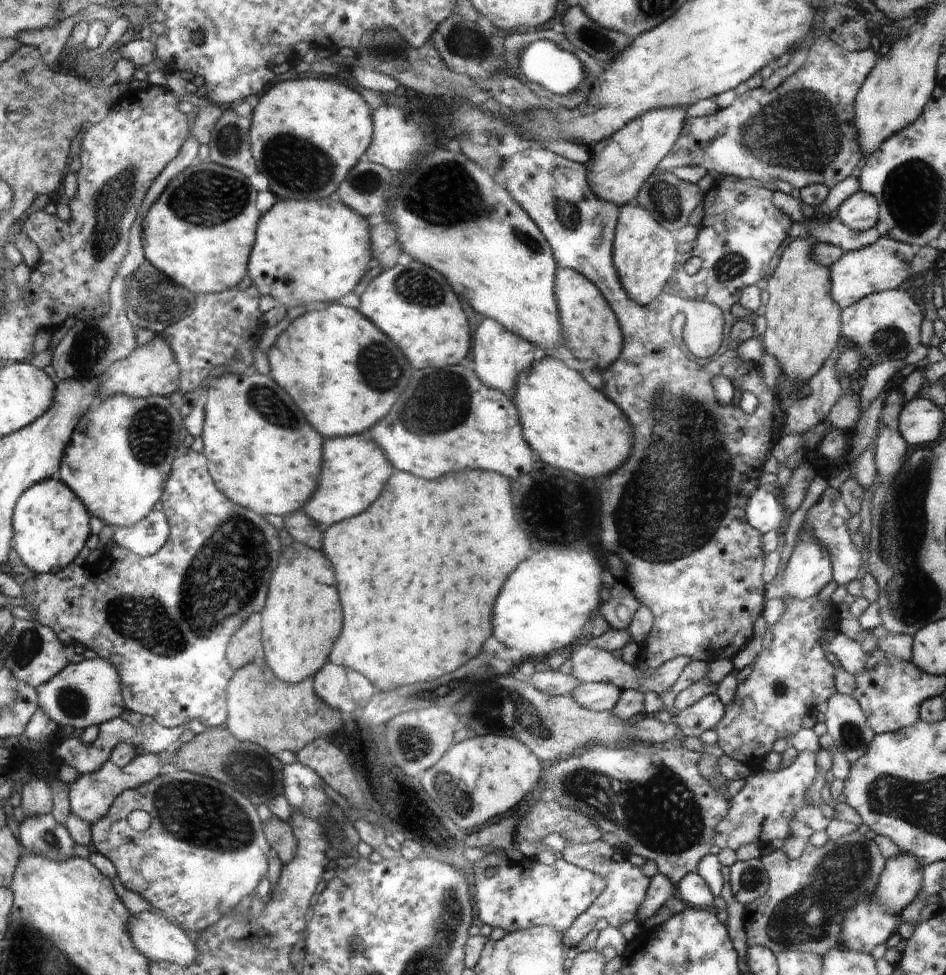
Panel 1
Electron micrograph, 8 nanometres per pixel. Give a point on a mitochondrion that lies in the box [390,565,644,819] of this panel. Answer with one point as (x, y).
(507, 710)

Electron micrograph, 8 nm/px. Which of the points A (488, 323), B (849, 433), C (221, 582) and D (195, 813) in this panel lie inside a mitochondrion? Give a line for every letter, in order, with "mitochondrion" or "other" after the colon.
A: other
B: other
C: mitochondrion
D: mitochondrion

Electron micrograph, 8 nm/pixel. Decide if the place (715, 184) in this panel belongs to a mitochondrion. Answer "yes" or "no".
no

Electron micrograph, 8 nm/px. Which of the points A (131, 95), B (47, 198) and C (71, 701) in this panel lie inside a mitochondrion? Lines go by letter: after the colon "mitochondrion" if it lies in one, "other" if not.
A: other
B: other
C: mitochondrion

